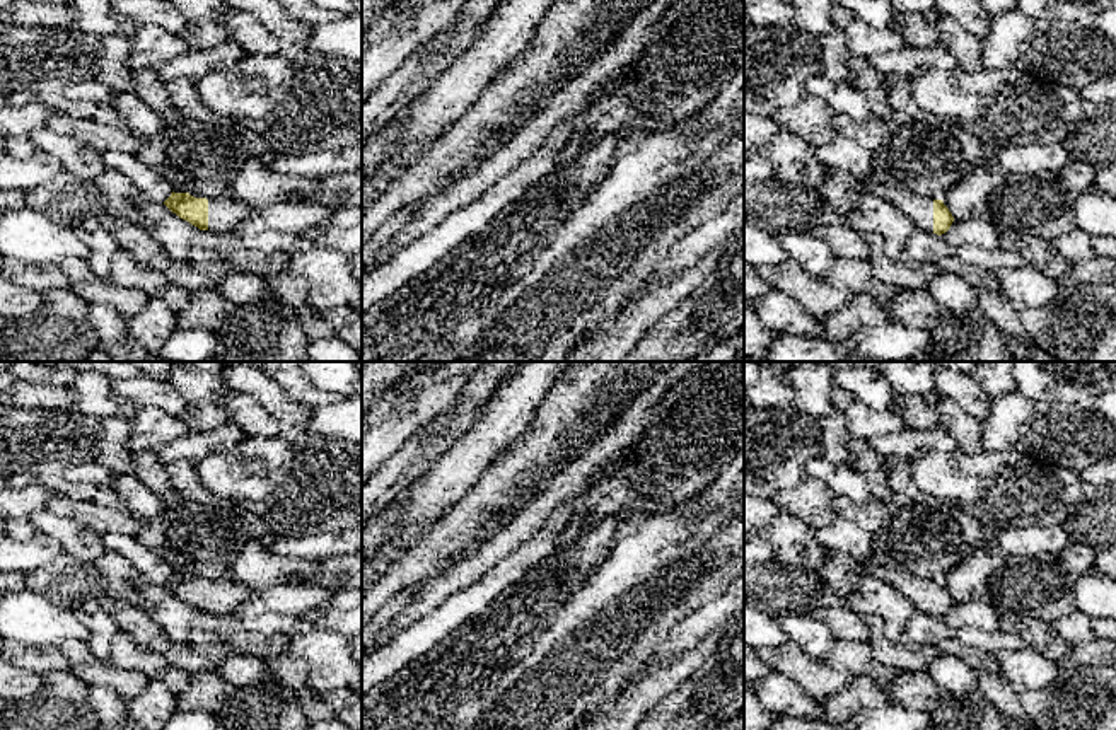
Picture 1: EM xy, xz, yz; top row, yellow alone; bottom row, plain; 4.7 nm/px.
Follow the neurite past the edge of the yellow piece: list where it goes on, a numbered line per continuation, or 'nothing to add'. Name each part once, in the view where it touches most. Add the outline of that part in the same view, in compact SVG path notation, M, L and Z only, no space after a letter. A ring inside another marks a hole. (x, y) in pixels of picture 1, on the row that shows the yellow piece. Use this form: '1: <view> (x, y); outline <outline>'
1: yz (920, 210); outline M870 184L865 191L899 208L916 229L933 234L933 200L901 193L898 186Z

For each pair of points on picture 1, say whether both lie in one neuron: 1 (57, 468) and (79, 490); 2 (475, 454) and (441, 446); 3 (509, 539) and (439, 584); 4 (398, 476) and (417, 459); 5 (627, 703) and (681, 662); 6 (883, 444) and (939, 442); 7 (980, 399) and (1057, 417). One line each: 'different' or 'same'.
1: same
2: different
3: same
4: same
5: same
6: same
7: different

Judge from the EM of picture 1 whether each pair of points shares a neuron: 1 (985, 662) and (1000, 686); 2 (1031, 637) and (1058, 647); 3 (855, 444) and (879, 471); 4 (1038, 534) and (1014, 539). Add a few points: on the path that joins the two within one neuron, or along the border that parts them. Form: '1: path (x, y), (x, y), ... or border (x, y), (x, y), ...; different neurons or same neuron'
1: border (976, 669), (999, 674); different neurons
2: path (1038, 637), (1043, 637), (1052, 645); same neuron
3: path (862, 451), (872, 464); same neuron
4: path (1033, 539), (1019, 539); same neuron

